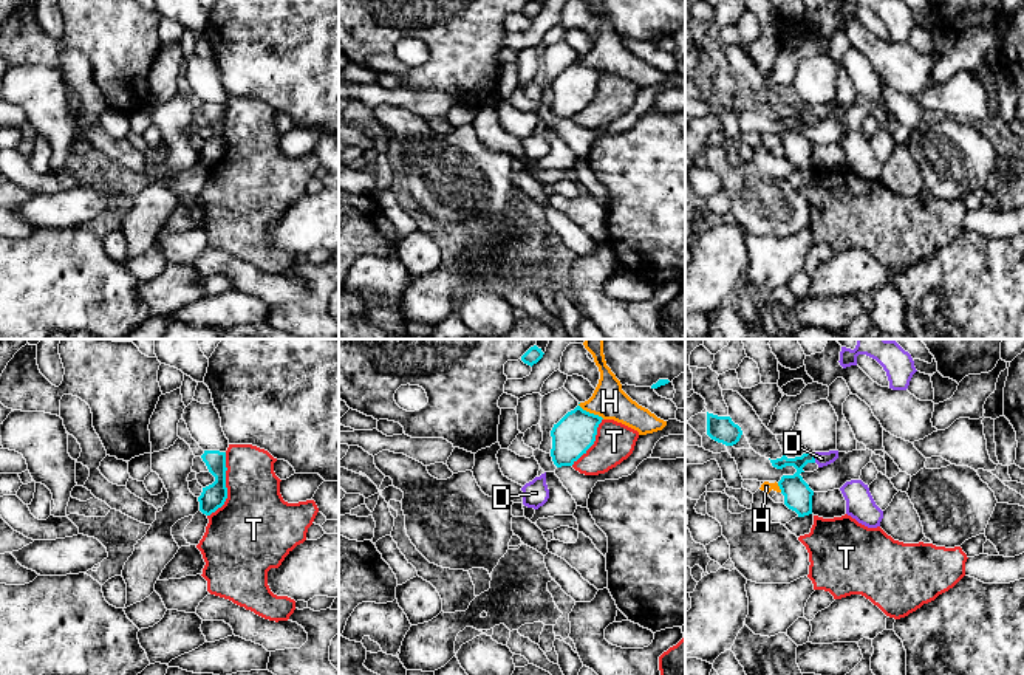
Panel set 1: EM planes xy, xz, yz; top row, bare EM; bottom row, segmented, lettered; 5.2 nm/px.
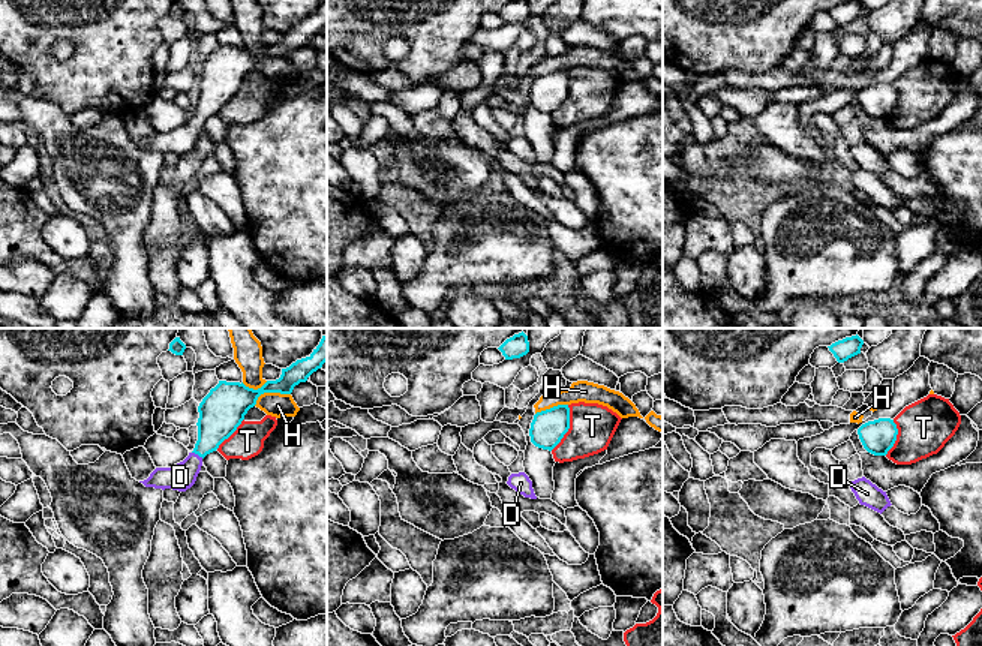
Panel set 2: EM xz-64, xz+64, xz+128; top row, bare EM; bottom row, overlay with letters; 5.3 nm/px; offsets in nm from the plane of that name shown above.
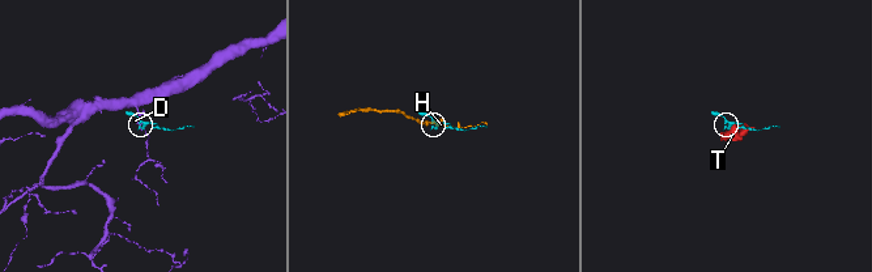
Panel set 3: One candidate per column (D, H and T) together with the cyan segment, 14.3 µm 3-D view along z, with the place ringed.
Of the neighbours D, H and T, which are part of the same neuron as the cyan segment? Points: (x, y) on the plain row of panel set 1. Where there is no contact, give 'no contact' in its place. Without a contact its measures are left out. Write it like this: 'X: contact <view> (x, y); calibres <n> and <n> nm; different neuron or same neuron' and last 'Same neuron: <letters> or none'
D: contact yz (814, 110); calibres 140 and 80 nm; same neuron
H: contact xz (591, 67); calibres 220 and 180 nm; different neuron
T: contact xy (225, 140); calibres 130 and 380 nm; different neuron
Same neuron: D

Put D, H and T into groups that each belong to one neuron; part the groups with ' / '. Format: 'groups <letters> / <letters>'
groups D / H / T

